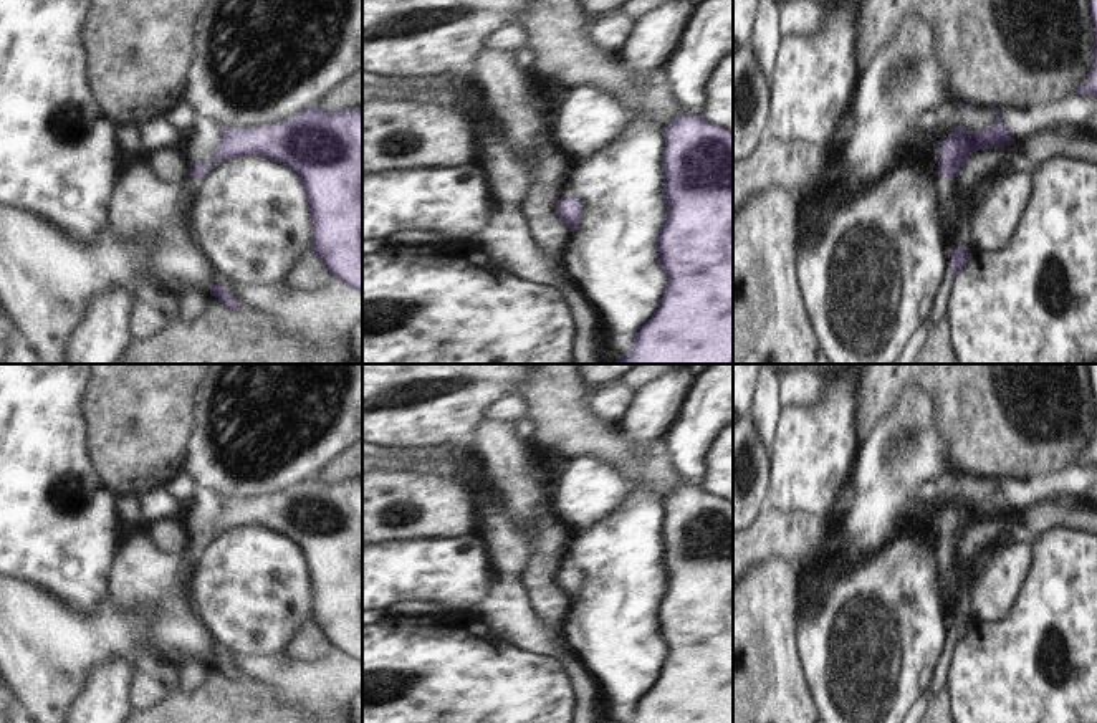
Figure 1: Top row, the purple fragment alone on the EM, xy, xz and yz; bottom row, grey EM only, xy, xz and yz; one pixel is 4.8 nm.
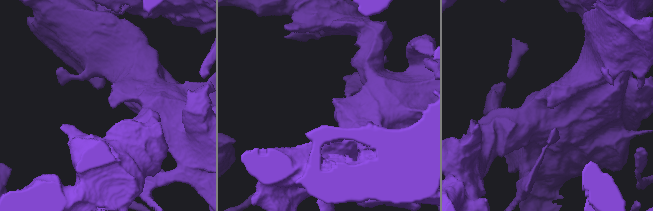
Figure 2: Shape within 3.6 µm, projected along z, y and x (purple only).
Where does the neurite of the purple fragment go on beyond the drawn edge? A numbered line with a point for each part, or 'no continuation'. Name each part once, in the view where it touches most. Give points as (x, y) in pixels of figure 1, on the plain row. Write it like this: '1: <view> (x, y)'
1: yz (947, 560)

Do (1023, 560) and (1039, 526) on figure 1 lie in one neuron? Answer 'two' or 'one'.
two

